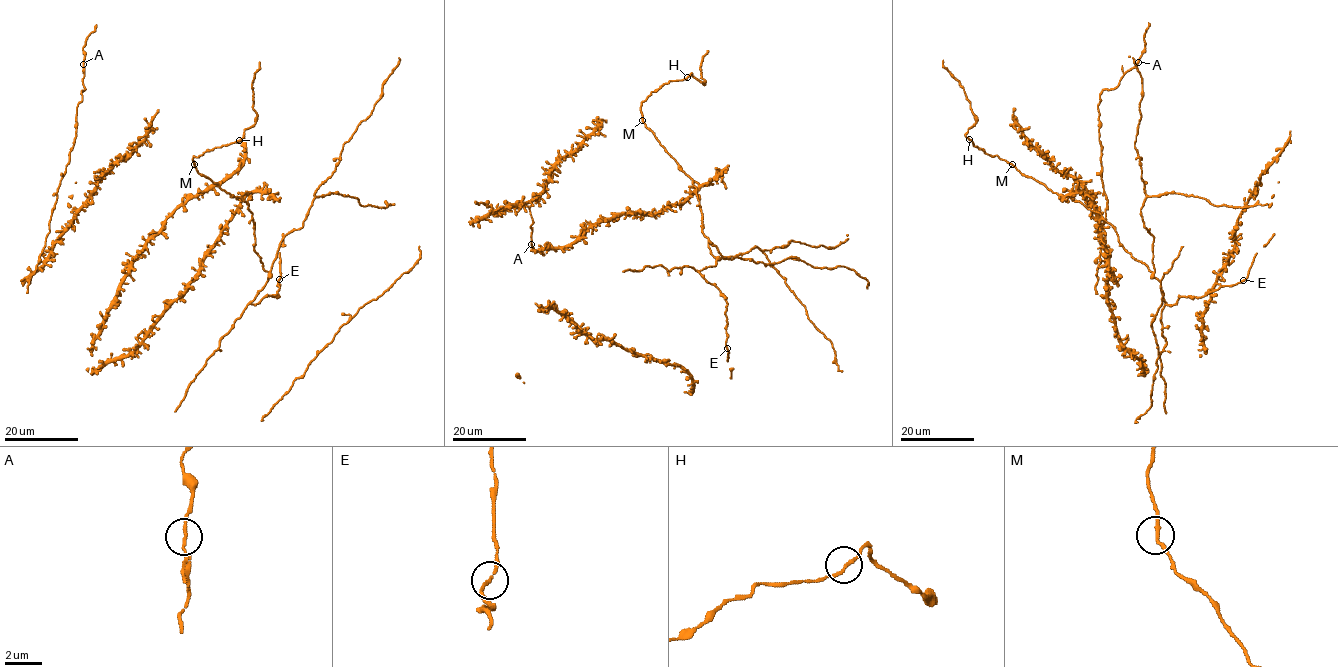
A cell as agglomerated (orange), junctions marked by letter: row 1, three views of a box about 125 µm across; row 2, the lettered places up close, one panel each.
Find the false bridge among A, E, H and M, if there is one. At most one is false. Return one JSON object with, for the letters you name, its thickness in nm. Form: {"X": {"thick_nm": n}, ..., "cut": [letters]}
{"cut": []}

